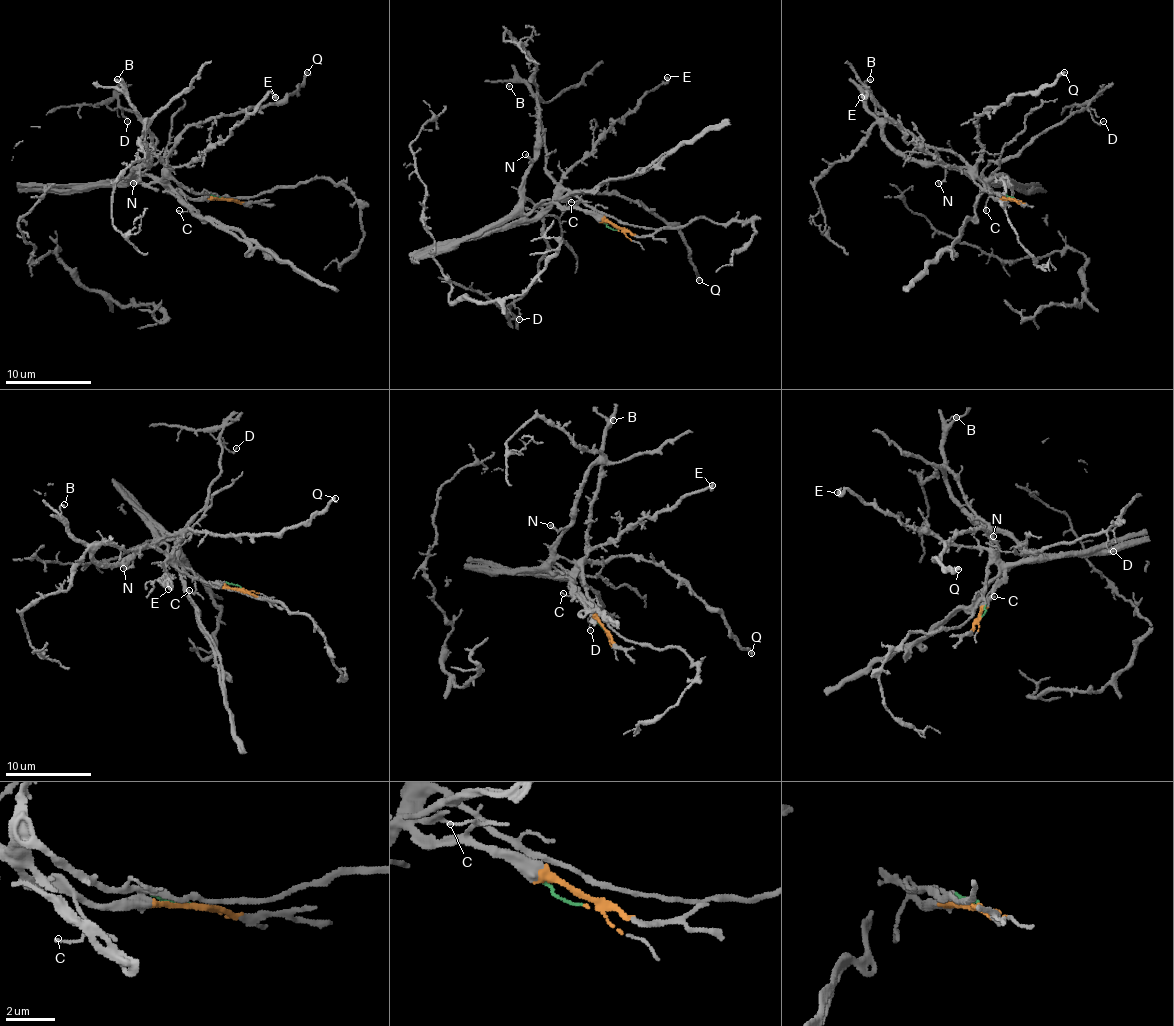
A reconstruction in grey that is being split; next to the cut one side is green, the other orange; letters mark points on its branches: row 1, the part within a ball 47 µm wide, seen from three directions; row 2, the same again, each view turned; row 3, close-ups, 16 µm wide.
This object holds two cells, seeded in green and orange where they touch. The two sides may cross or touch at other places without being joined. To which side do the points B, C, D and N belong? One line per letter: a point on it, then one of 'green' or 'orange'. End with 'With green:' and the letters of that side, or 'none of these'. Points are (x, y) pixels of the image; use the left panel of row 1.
B: at (117, 79); orange
C: at (179, 210); orange
D: at (127, 121); orange
N: at (133, 183); orange
With green: none of these

